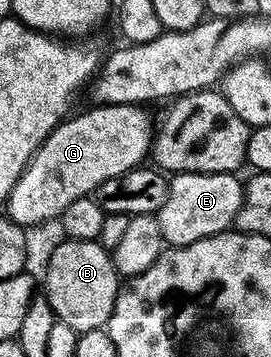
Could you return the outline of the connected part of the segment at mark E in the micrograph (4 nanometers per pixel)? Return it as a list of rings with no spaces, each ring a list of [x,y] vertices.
[[[177,172],[168,181],[168,193],[166,194],[166,202],[162,202],[160,211],[155,213],[156,221],[158,226],[162,226],[162,238],[164,239],[165,245],[181,248],[187,244],[193,244],[198,242],[202,238],[207,236],[217,236],[220,232],[227,232],[236,223],[236,215],[238,210],[242,206],[242,198],[244,197],[244,185],[242,183],[241,177],[239,175],[233,174],[231,172]]]

